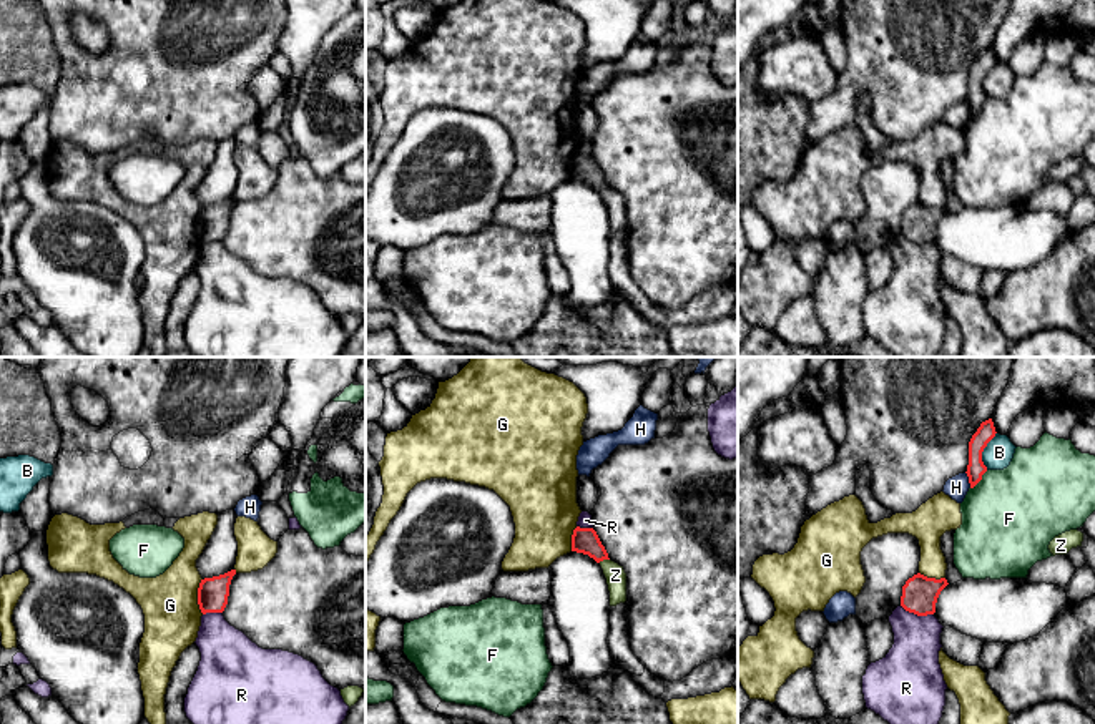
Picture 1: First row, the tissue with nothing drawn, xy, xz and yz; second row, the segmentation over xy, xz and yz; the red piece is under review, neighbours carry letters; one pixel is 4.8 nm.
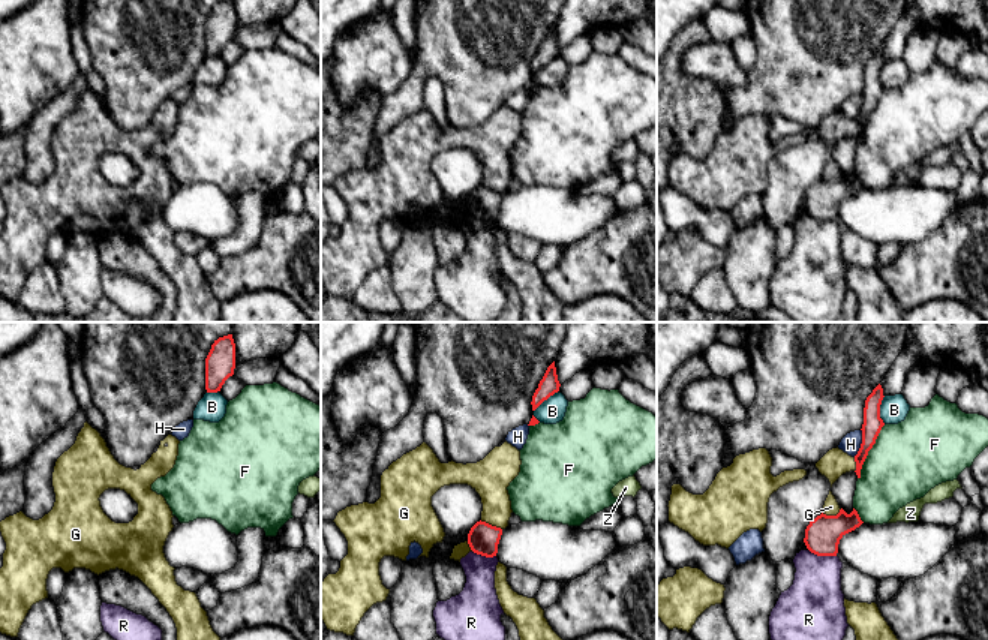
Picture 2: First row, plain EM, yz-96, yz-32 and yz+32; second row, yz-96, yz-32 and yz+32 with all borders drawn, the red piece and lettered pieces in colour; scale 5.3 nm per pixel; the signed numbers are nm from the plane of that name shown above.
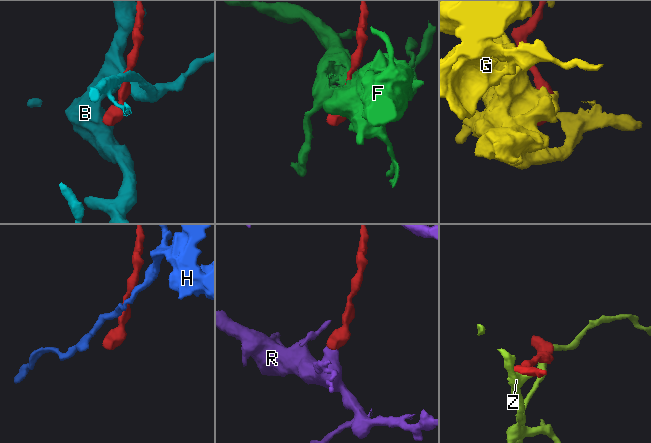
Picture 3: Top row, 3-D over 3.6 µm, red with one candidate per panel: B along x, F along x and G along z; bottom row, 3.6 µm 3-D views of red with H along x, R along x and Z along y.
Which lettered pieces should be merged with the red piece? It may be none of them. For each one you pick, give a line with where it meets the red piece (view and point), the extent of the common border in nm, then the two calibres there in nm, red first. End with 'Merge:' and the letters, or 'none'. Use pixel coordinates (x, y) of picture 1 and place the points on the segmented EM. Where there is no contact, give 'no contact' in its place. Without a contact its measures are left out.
Merge: none

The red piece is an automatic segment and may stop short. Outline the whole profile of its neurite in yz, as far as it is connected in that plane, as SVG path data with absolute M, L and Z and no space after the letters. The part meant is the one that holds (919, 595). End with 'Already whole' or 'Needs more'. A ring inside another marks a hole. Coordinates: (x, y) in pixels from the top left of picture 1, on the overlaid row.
M917 573L902 586L901 606L917 616L934 614L937 598L947 585L945 578L935 580Z. Already whole

